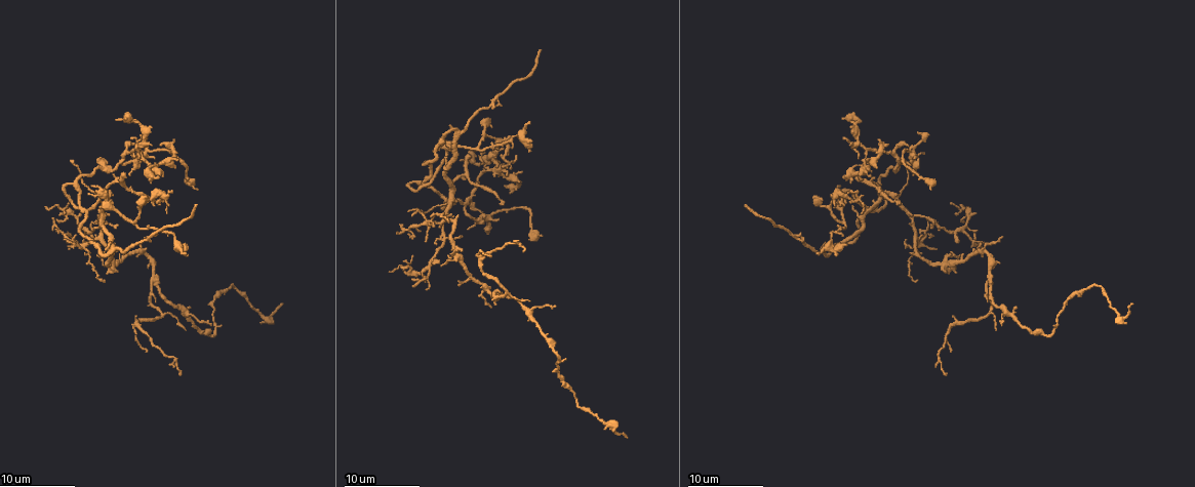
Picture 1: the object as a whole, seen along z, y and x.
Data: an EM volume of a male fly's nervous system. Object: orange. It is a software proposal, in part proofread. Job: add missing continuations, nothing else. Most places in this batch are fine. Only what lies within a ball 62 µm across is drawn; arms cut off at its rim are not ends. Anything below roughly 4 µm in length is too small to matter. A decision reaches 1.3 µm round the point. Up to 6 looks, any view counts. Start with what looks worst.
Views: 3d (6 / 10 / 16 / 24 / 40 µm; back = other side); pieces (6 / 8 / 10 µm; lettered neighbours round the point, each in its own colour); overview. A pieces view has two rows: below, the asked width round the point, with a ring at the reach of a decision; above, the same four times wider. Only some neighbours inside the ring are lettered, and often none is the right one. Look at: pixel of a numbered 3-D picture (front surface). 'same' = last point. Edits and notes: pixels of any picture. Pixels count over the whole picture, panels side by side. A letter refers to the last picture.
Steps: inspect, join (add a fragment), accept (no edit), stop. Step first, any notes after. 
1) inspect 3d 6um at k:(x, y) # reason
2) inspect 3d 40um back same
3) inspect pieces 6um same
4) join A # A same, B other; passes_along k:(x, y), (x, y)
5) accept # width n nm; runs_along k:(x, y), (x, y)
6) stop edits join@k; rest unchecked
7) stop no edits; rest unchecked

inspect 3d 6um at 1:(504, 203) # free end

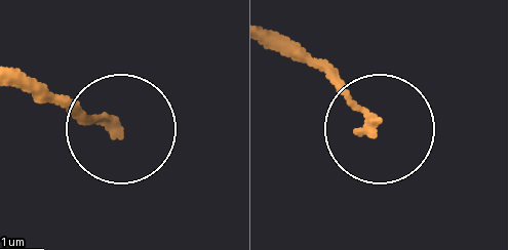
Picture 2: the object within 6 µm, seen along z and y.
inspect pieces 8um at 2:(376, 128) # see the neighbours

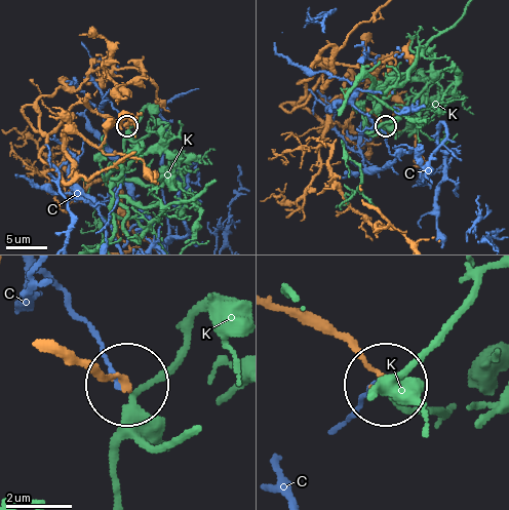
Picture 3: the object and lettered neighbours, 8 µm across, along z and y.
accept # C other, K other; runs_along 3:(67, 348), (122, 384); no lettered fragment goes on from it

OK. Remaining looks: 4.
inspect pieces 8um at 1:(122, 173) # free end

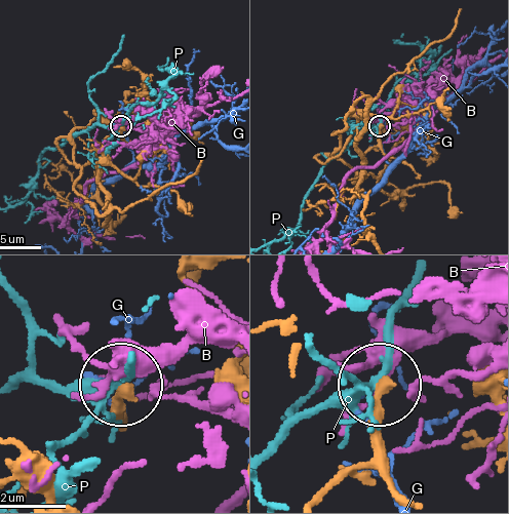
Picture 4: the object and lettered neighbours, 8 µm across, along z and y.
accept # width 300 nm; B other, G other, P other; none of them fits

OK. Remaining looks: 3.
inspect 3d 10um at 1:(162, 142) # an open end

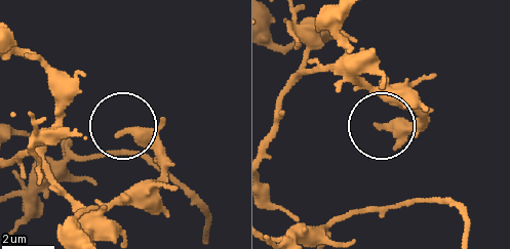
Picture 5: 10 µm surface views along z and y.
inspect pieces 8um at 5:(122, 135)

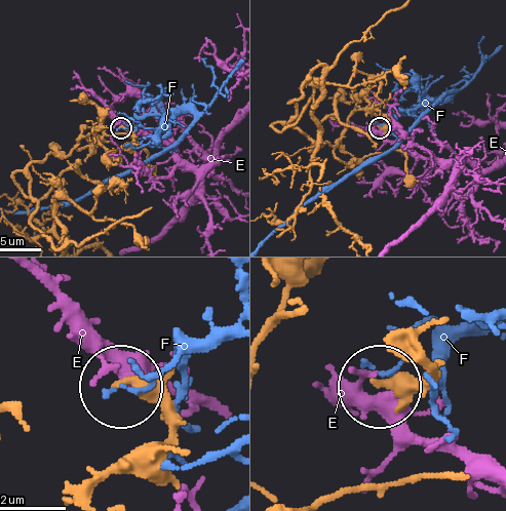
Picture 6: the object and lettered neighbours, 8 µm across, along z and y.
accept # width 320 nm; E other, F other; none of them fits

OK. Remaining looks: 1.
stop no edits; rest unchecked

